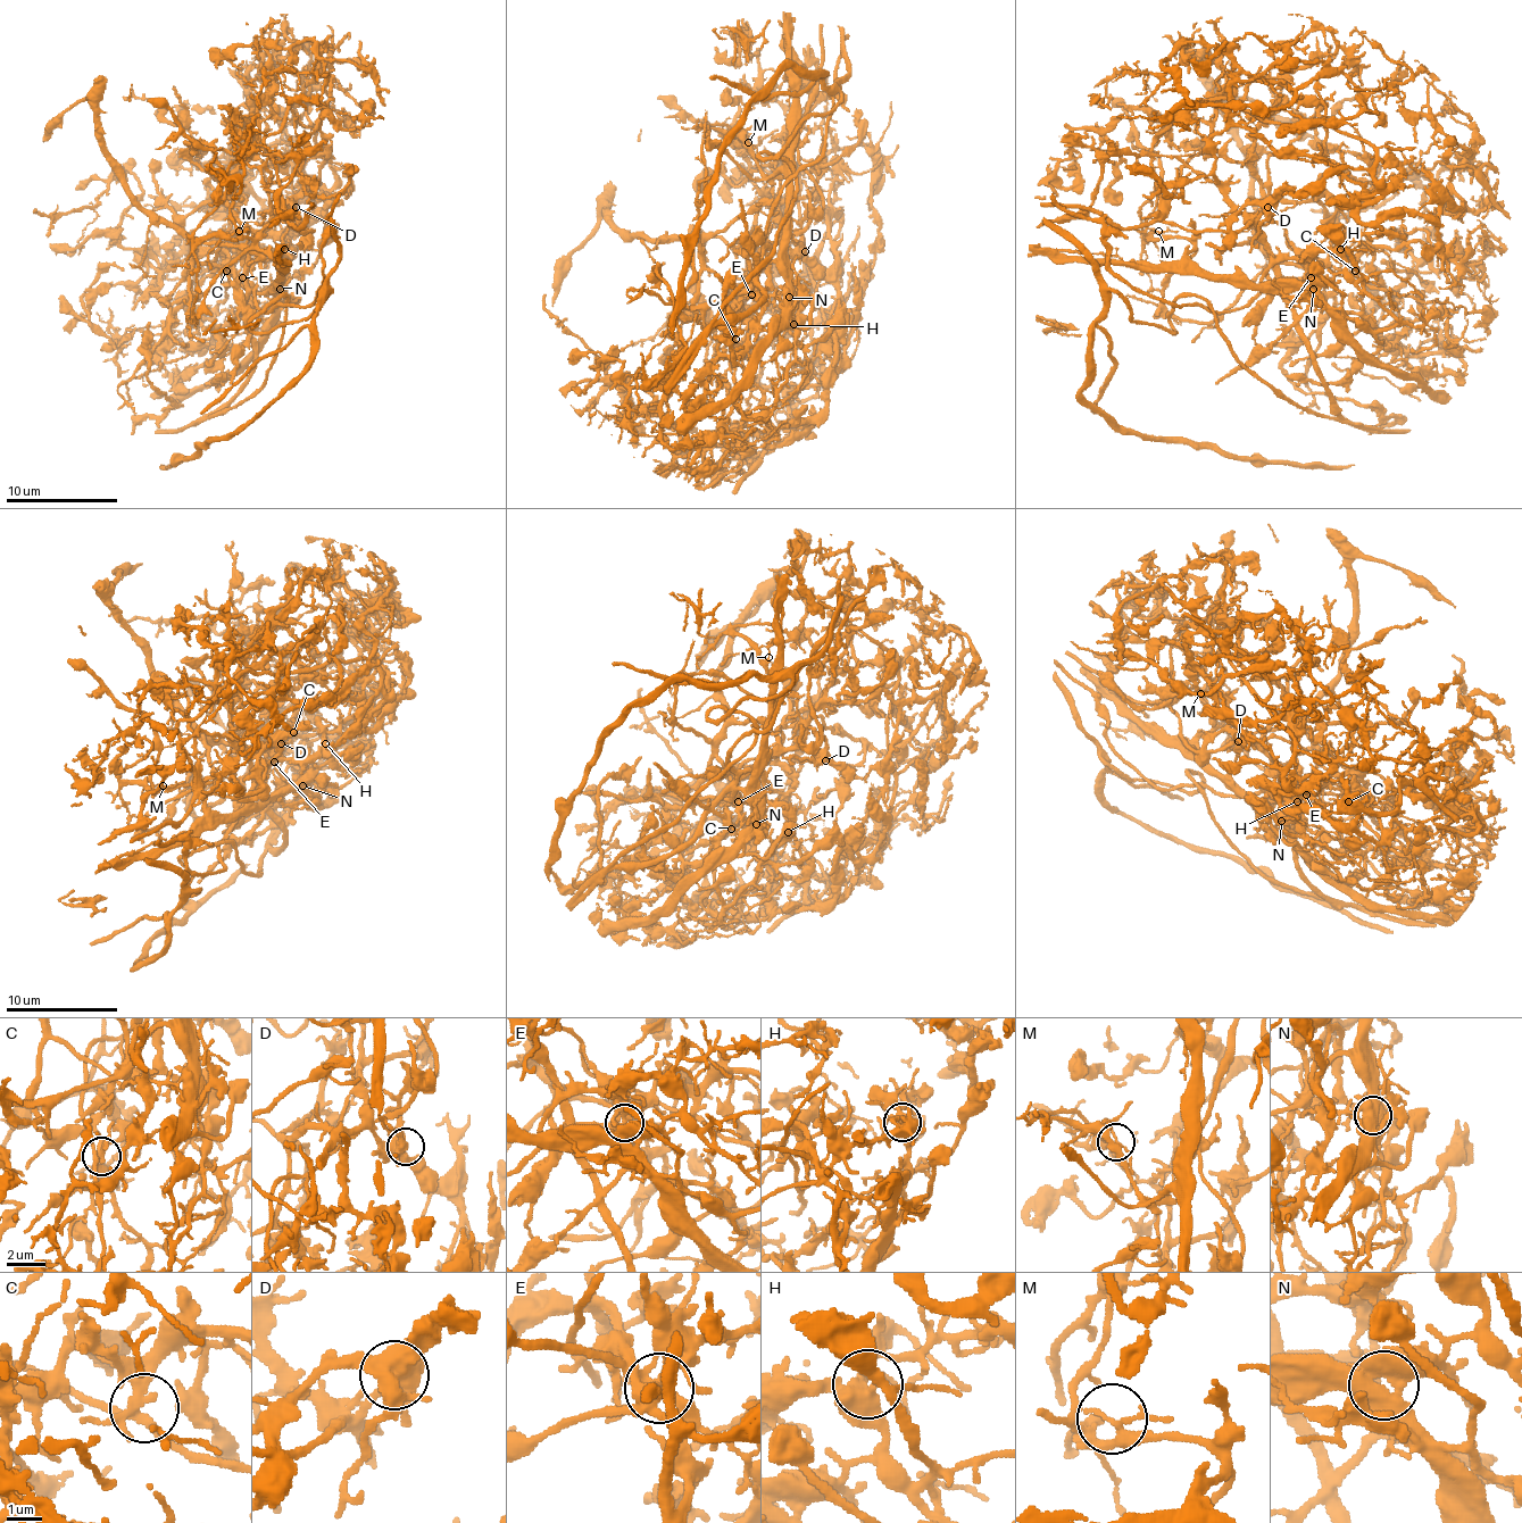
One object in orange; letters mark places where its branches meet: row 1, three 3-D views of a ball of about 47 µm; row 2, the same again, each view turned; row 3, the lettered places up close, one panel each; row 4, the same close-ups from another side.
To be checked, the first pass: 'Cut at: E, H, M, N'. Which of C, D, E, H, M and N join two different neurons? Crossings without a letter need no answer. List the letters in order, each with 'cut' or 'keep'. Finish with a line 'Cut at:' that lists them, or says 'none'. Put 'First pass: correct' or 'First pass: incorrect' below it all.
C: keep
D: keep
E: cut
H: keep
M: cut
N: cut
Cut at: E, M, N
First pass: incorrect

